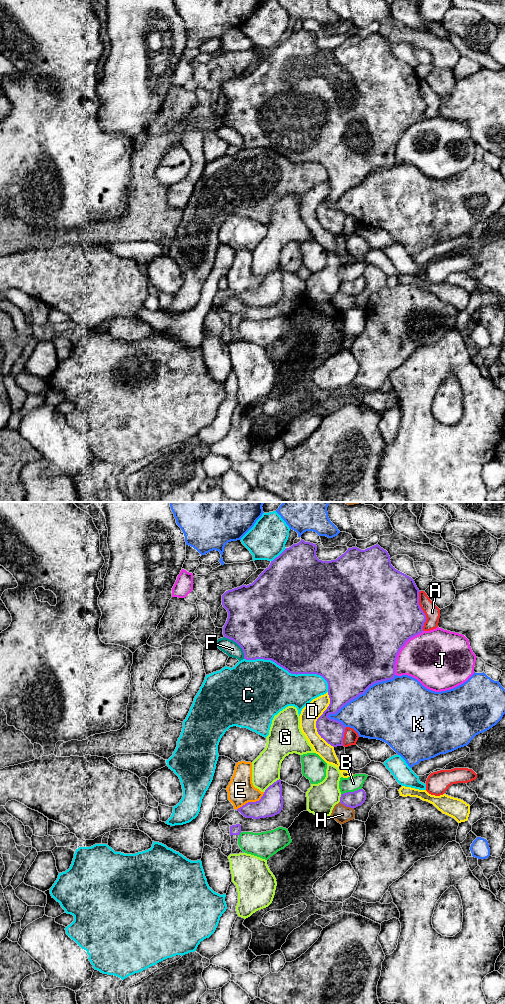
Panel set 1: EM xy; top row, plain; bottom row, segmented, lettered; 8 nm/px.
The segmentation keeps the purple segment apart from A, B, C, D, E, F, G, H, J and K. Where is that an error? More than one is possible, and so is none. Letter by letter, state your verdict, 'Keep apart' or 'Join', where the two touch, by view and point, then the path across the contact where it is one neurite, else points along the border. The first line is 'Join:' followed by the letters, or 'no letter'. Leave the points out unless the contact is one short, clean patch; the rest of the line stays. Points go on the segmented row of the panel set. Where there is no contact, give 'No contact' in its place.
Join: no letter
A: Keep apart. Touches purple at xy (422, 611)
B: Keep apart. Touches purple at xy (351, 792)
C: Keep apart. Touches purple at xy (290, 672)
D: Keep apart. Touches purple at xy (317, 720)
E: Keep apart. Touches purple at xy (251, 802)
F: Keep apart. Touches purple at xy (238, 644)
G: Keep apart. Touches purple at xy (272, 784)
H: Keep apart. Touches purple at xy (346, 806)
J: Keep apart. Touches purple at xy (399, 650)
K: Keep apart. Touches purple at xy (361, 693)

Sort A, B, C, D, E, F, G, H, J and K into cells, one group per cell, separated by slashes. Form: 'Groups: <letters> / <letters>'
Groups: A / B / C / D / E / F / G / H / J / K

